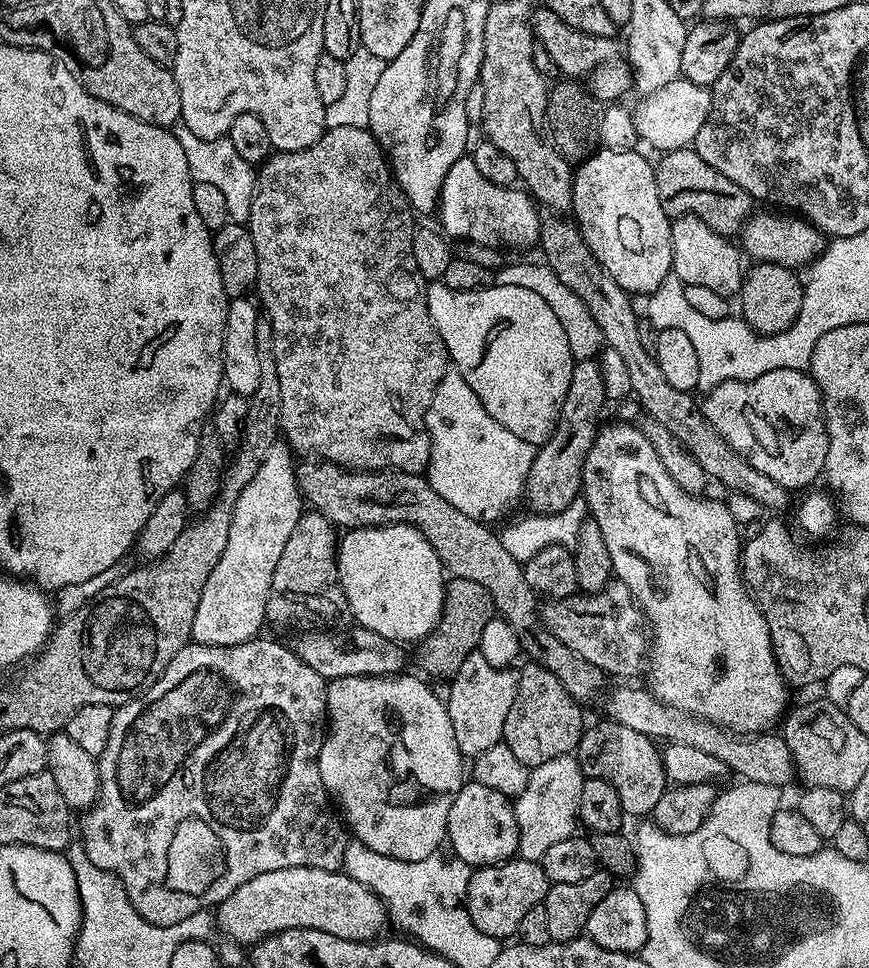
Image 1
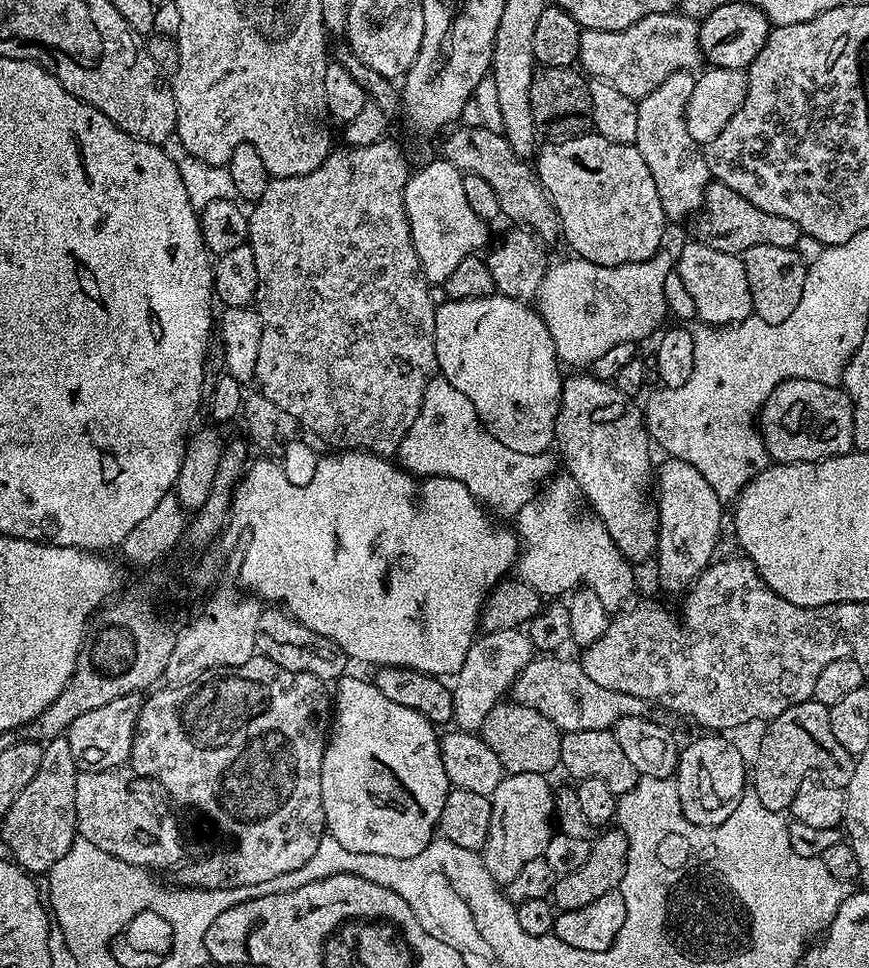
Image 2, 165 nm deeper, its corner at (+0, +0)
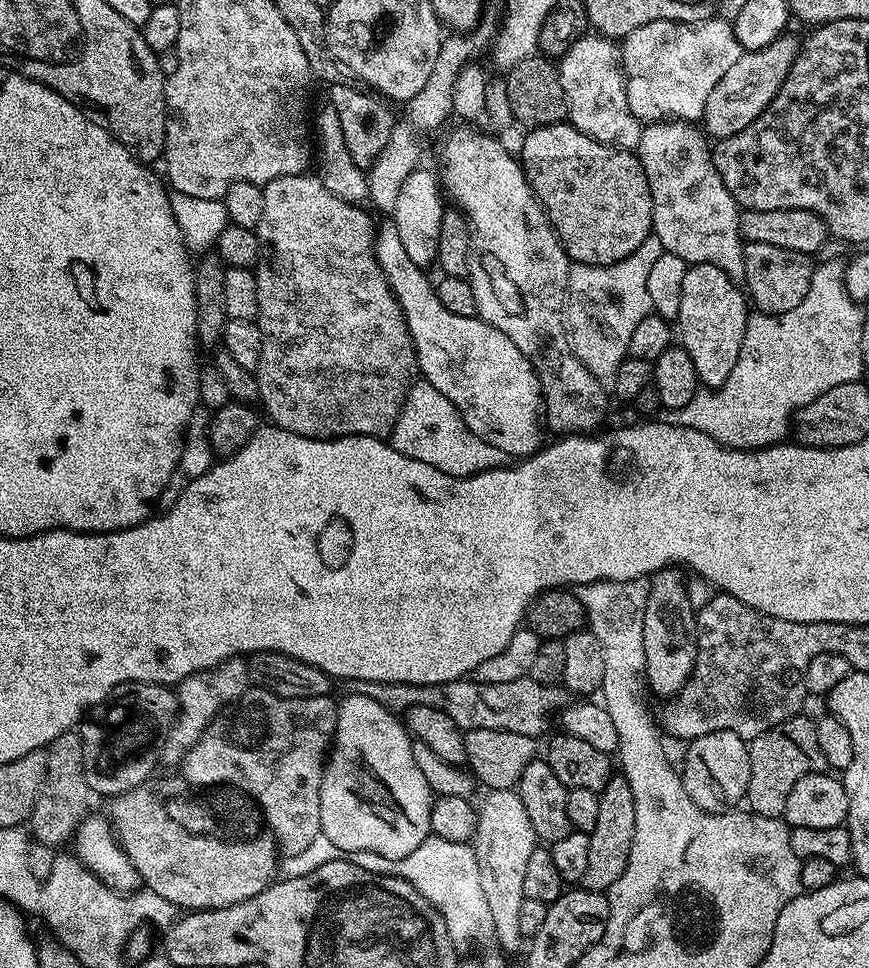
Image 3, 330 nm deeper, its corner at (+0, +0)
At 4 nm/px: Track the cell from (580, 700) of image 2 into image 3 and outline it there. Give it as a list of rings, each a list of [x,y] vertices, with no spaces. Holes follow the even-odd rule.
[[[531,676],[514,678],[514,682],[494,682],[478,684],[475,679],[465,678],[445,684],[369,684],[361,683],[359,692],[374,698],[379,704],[393,710],[407,710],[414,706],[432,706],[450,718],[461,730],[485,728],[486,730],[506,730],[514,734],[526,734],[533,738],[548,728],[548,715],[563,709],[566,692],[563,687],[543,684]]]

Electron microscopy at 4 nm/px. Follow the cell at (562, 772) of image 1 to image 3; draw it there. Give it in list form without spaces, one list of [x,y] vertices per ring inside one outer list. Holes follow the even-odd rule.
[[[493,788],[487,795],[488,797],[484,801],[479,801],[476,813],[474,847],[478,862],[478,878],[482,882],[482,895],[486,898],[486,906],[490,906],[492,934],[495,943],[500,943],[506,951],[512,952],[522,943],[522,937],[518,930],[518,913],[524,901],[522,881],[526,874],[526,861],[529,860],[530,854],[534,854],[534,850],[538,847],[538,841],[534,834],[534,828],[530,826],[526,808],[522,806],[519,791],[511,788]]]

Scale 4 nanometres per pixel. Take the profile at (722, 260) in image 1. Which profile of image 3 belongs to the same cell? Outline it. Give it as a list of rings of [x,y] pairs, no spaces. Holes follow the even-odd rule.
[[[693,264],[682,278],[682,302],[678,306],[675,323],[678,325],[678,344],[690,354],[694,370],[705,389],[721,388],[738,362],[738,350],[746,334],[750,304],[745,293],[718,266]]]

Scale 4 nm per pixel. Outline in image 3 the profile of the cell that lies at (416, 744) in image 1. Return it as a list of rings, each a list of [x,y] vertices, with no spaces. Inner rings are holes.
[[[352,690],[344,701],[341,699],[337,703],[336,735],[326,757],[320,791],[320,831],[330,838],[330,842],[334,842],[334,846],[340,848],[341,853],[370,850],[374,854],[397,860],[406,858],[406,854],[414,854],[414,850],[418,850],[418,846],[428,839],[432,831],[430,810],[434,793],[426,778],[422,778],[422,770],[418,770],[414,762],[412,741],[413,737],[393,709],[379,704],[359,690]]]

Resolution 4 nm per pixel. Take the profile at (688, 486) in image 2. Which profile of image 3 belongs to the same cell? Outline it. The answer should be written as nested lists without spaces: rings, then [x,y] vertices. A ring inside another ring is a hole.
[[[669,566],[651,577],[646,614],[642,626],[644,647],[644,675],[647,687],[656,696],[671,698],[681,692],[696,665],[698,633],[696,617],[689,589],[684,589],[684,580],[675,567]]]

